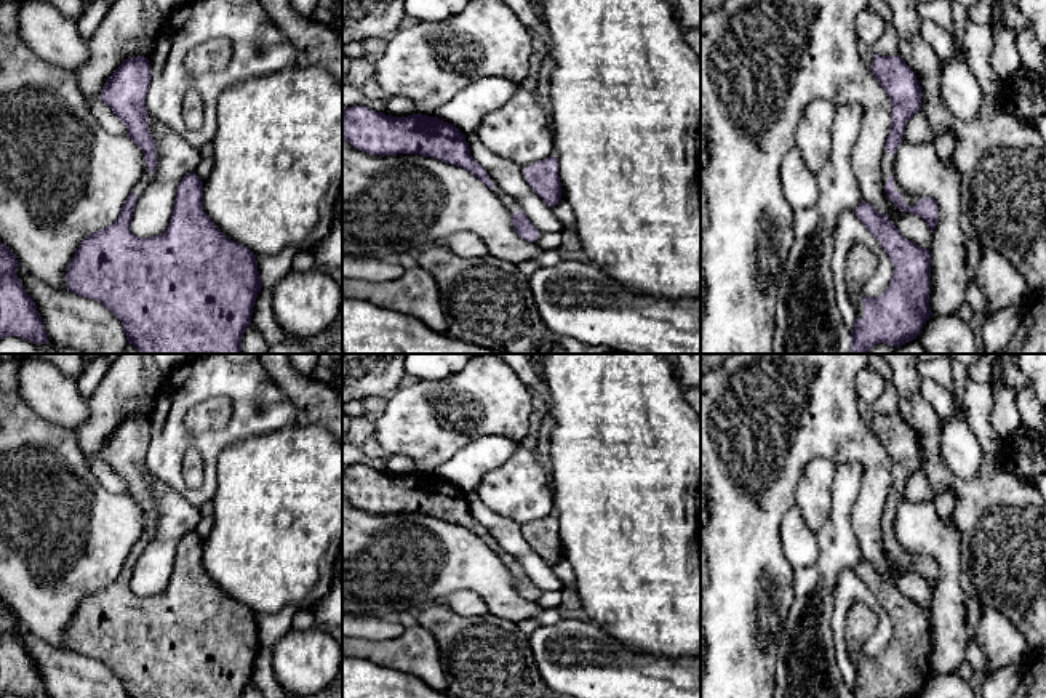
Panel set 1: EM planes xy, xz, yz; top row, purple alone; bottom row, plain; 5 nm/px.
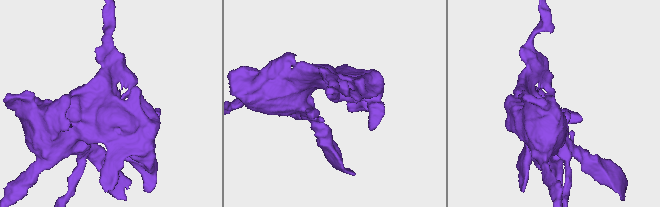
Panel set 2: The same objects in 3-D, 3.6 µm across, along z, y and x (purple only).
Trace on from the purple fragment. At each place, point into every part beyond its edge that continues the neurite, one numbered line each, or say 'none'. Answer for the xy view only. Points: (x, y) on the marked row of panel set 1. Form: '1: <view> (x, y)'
1: xy (147, 175)

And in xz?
1: xz (507, 200)

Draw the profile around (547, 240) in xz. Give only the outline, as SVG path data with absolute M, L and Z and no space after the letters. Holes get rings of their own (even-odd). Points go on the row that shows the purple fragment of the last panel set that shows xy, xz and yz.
M542 232L539 234L536 245L544 250L558 250L561 245L561 232Z

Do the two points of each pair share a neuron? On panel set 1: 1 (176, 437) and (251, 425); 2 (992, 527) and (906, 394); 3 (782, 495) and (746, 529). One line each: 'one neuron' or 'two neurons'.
1: one neuron
2: one neuron
3: one neuron

